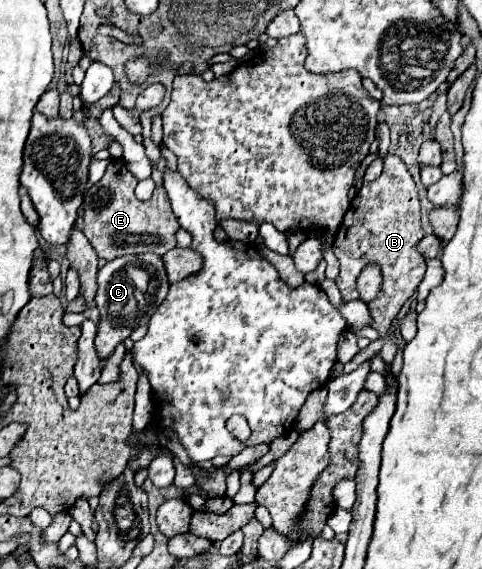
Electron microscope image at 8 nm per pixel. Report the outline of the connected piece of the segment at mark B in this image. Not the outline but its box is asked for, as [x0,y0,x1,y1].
[332,156,426,338]

